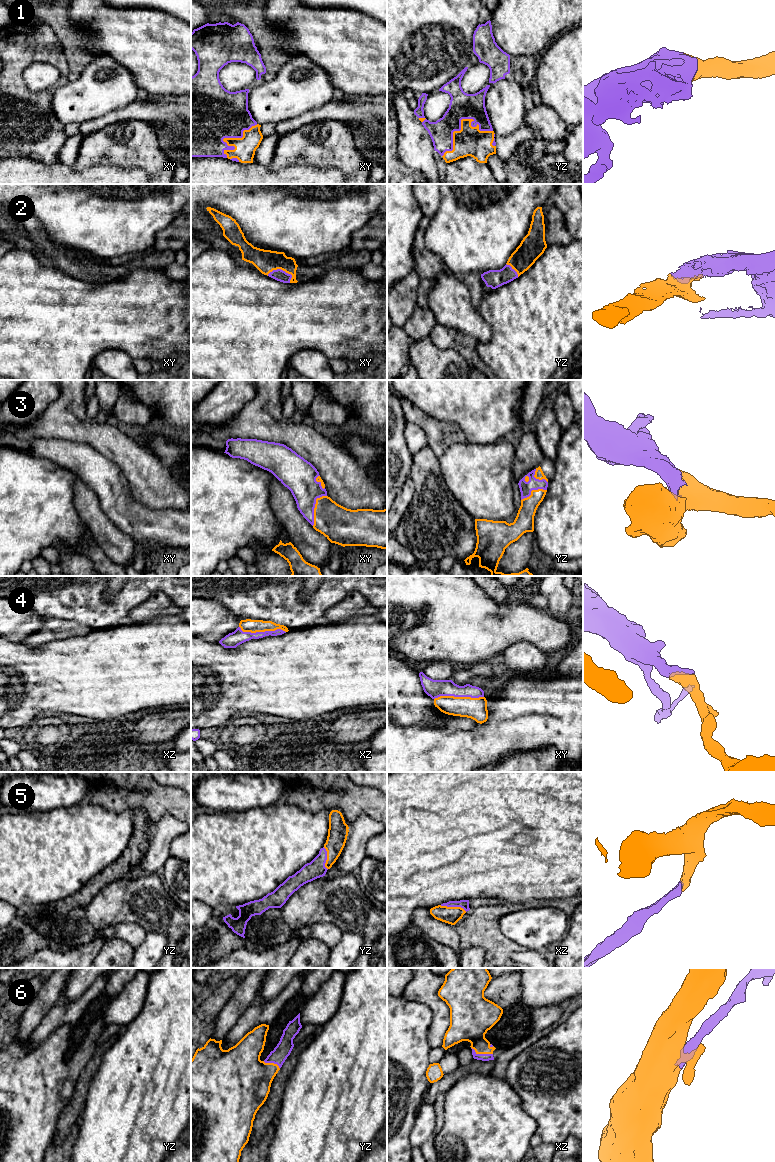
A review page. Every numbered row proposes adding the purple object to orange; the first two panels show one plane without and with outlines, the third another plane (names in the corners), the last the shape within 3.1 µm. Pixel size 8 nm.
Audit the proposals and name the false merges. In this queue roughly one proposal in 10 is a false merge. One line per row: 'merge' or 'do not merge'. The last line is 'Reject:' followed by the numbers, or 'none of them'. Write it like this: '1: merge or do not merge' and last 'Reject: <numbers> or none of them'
1: merge
2: merge
3: merge
4: merge
5: merge
6: merge
Reject: none of them

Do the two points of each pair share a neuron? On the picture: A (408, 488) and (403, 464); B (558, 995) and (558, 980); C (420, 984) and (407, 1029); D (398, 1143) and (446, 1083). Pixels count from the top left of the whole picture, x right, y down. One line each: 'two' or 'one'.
A: two
B: one
C: two
D: two

